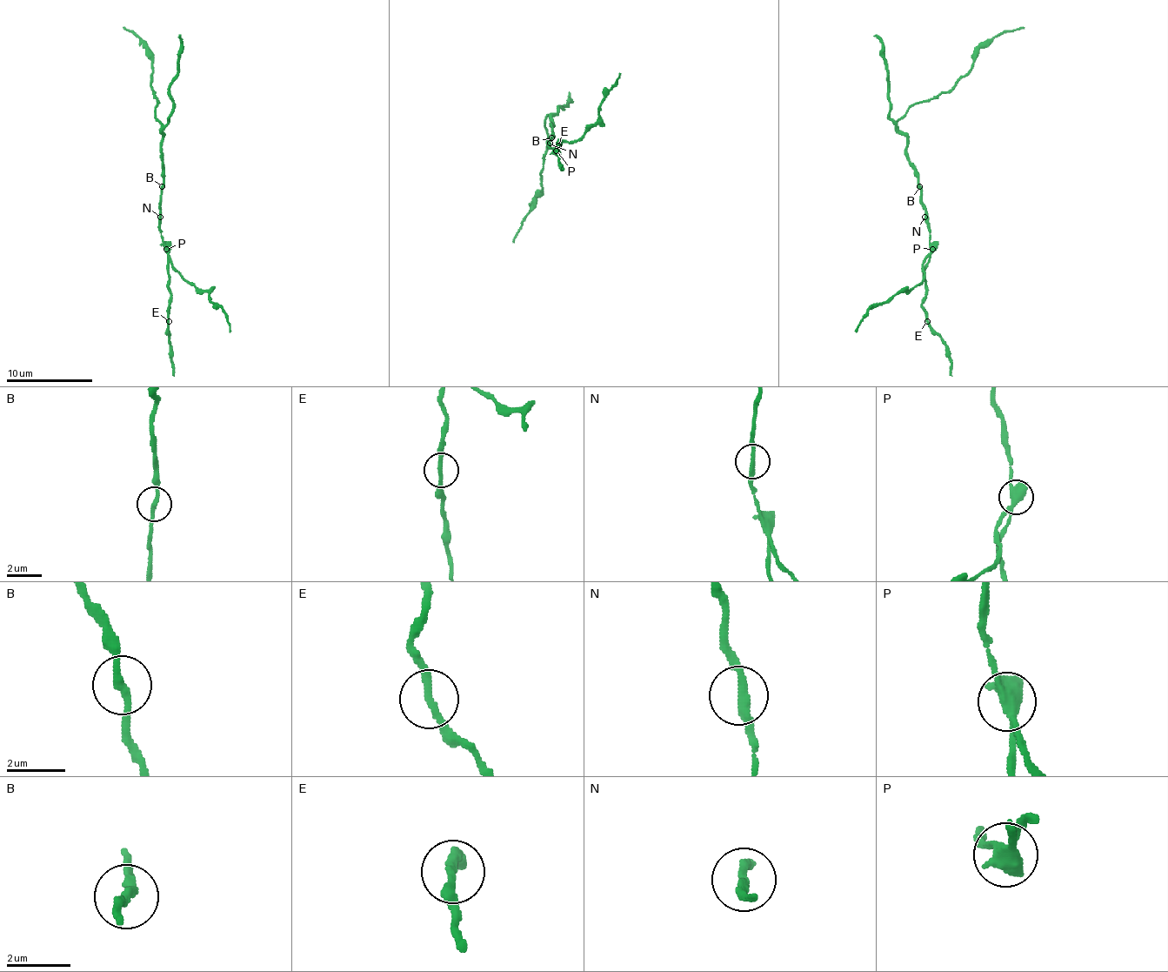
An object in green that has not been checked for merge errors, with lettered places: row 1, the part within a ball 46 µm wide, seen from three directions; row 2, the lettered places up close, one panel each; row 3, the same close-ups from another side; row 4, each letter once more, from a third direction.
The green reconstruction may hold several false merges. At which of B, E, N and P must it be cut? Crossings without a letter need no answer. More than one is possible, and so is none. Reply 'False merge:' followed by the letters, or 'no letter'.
False merge: P

